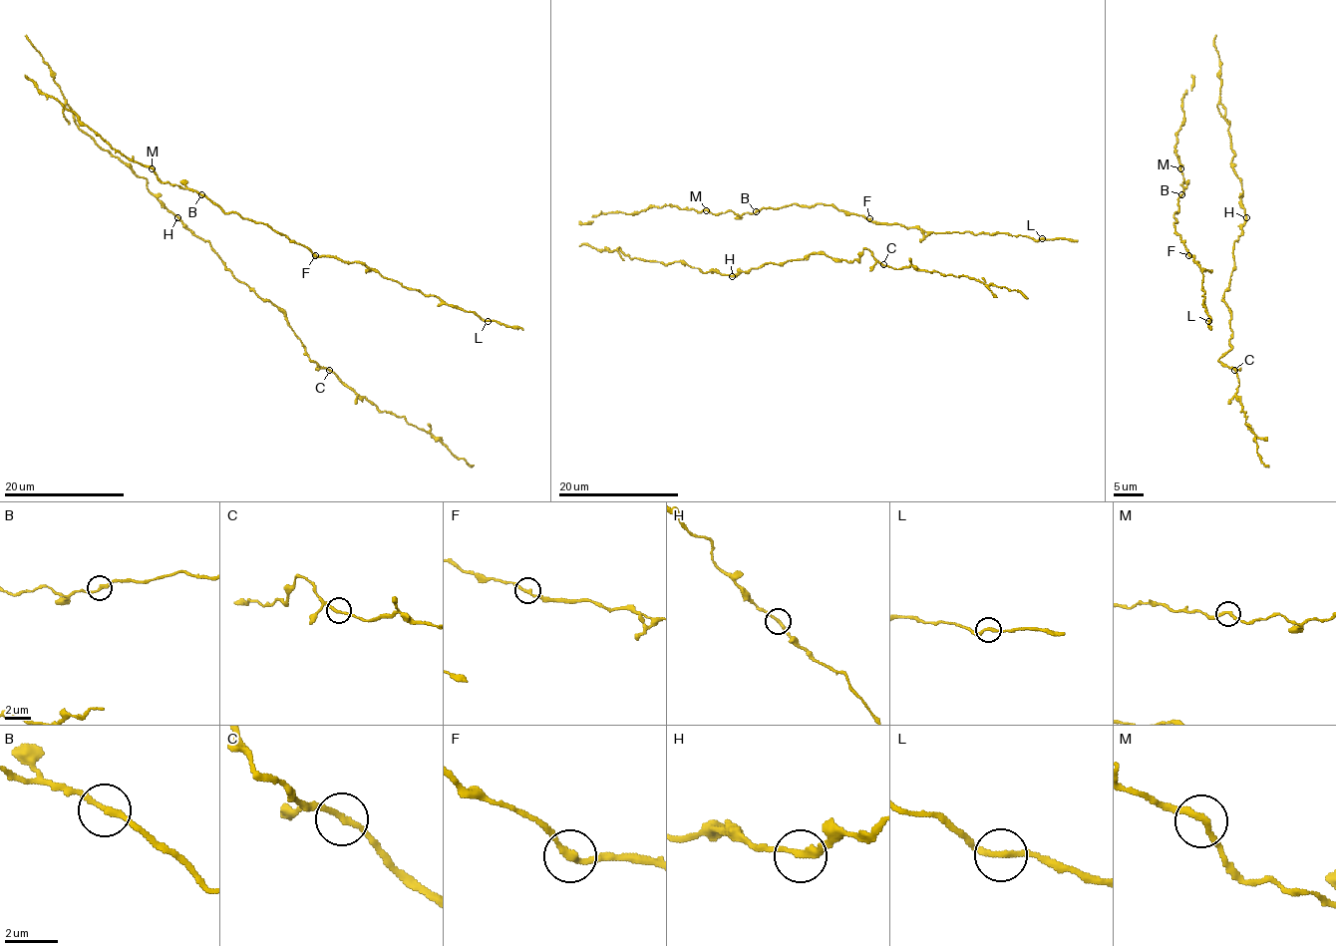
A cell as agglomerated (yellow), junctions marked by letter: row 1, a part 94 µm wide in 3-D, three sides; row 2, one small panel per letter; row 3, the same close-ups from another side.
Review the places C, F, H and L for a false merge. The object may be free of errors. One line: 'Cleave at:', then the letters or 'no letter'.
Cleave at: no letter

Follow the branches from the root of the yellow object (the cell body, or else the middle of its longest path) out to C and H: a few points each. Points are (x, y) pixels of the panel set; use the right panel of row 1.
C: (1217, 76), (1245, 209), (1224, 292), (1231, 348), (1219, 358), (1234, 370)
H: (1217, 76), (1219, 103), (1225, 111), (1234, 154), (1231, 167), (1240, 179), (1240, 203), (1246, 217)

